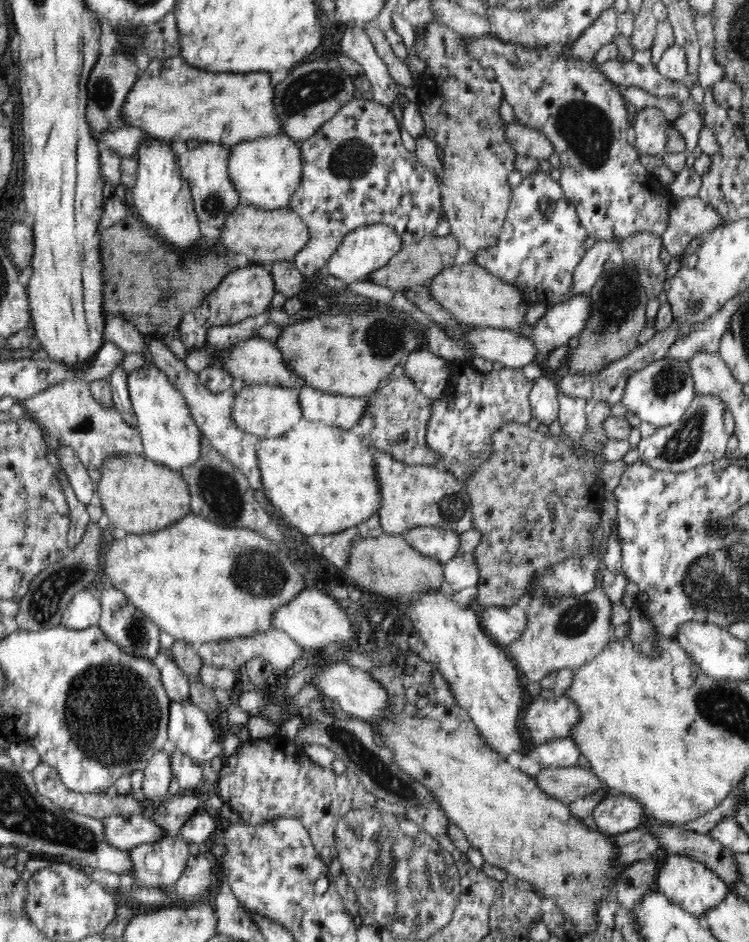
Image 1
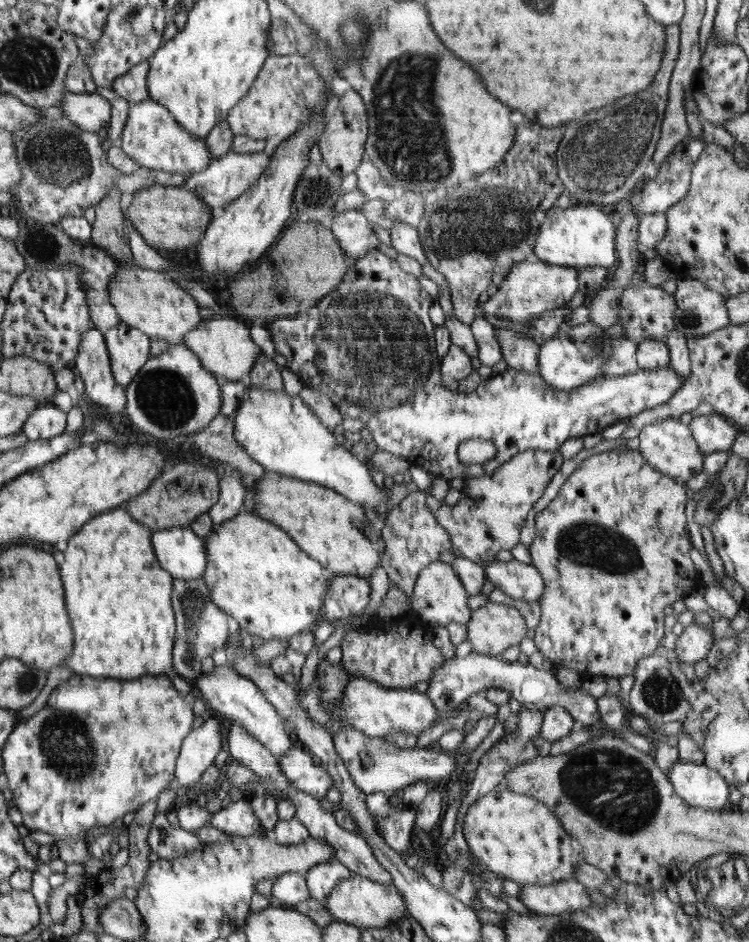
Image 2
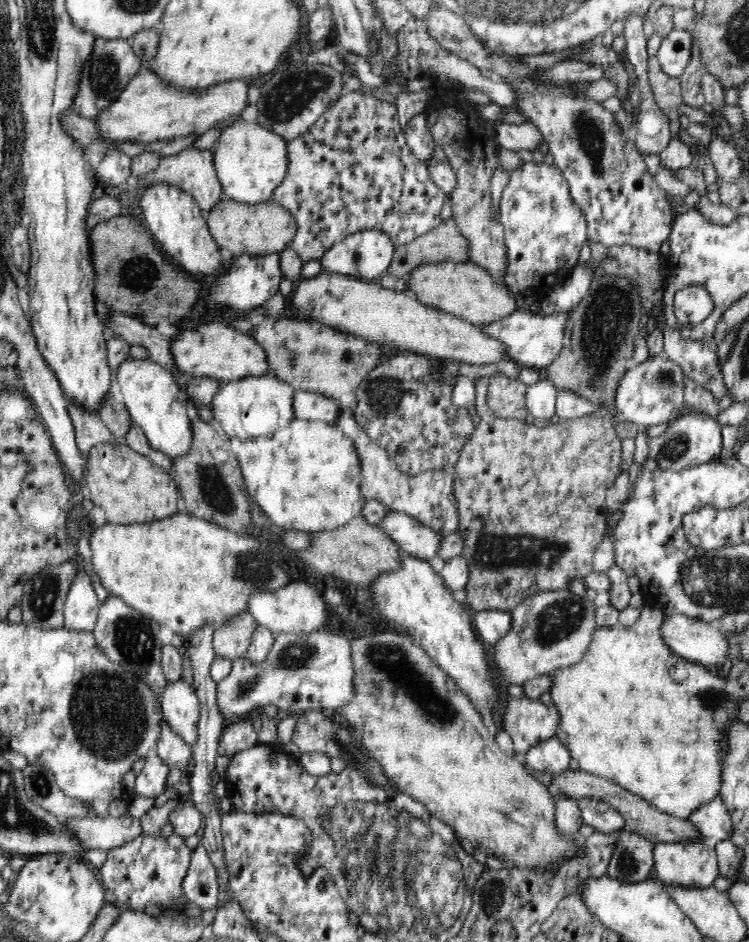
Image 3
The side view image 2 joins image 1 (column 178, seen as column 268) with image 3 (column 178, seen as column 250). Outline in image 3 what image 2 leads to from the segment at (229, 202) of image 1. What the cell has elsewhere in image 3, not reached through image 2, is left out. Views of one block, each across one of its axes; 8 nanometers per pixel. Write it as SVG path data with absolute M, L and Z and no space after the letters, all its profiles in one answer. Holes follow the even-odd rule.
M188 148L178 154L164 157L159 162L158 168L148 172L146 178L142 178L140 188L138 188L138 180L132 180L132 184L128 184L128 188L130 188L130 192L144 196L152 186L164 186L164 184L165 186L178 186L180 190L186 191L192 196L196 203L200 204L204 218L208 216L208 208L212 208L212 204L218 205L225 198L213 170L211 149Z

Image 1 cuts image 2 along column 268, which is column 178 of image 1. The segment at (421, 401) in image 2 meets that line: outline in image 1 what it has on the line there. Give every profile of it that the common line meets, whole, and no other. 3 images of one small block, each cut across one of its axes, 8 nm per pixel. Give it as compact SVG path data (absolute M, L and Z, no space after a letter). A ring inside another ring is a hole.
M260 266L245 267L235 269L224 276L224 280L217 285L212 292L208 292L208 296L204 298L204 302L193 310L194 322L192 324L180 324L177 330L184 348L189 349L201 348L207 342L208 328L210 326L226 326L226 324L236 324L242 322L250 316L262 314L266 308L269 308L272 296L275 293L275 284L271 273L264 271Z

